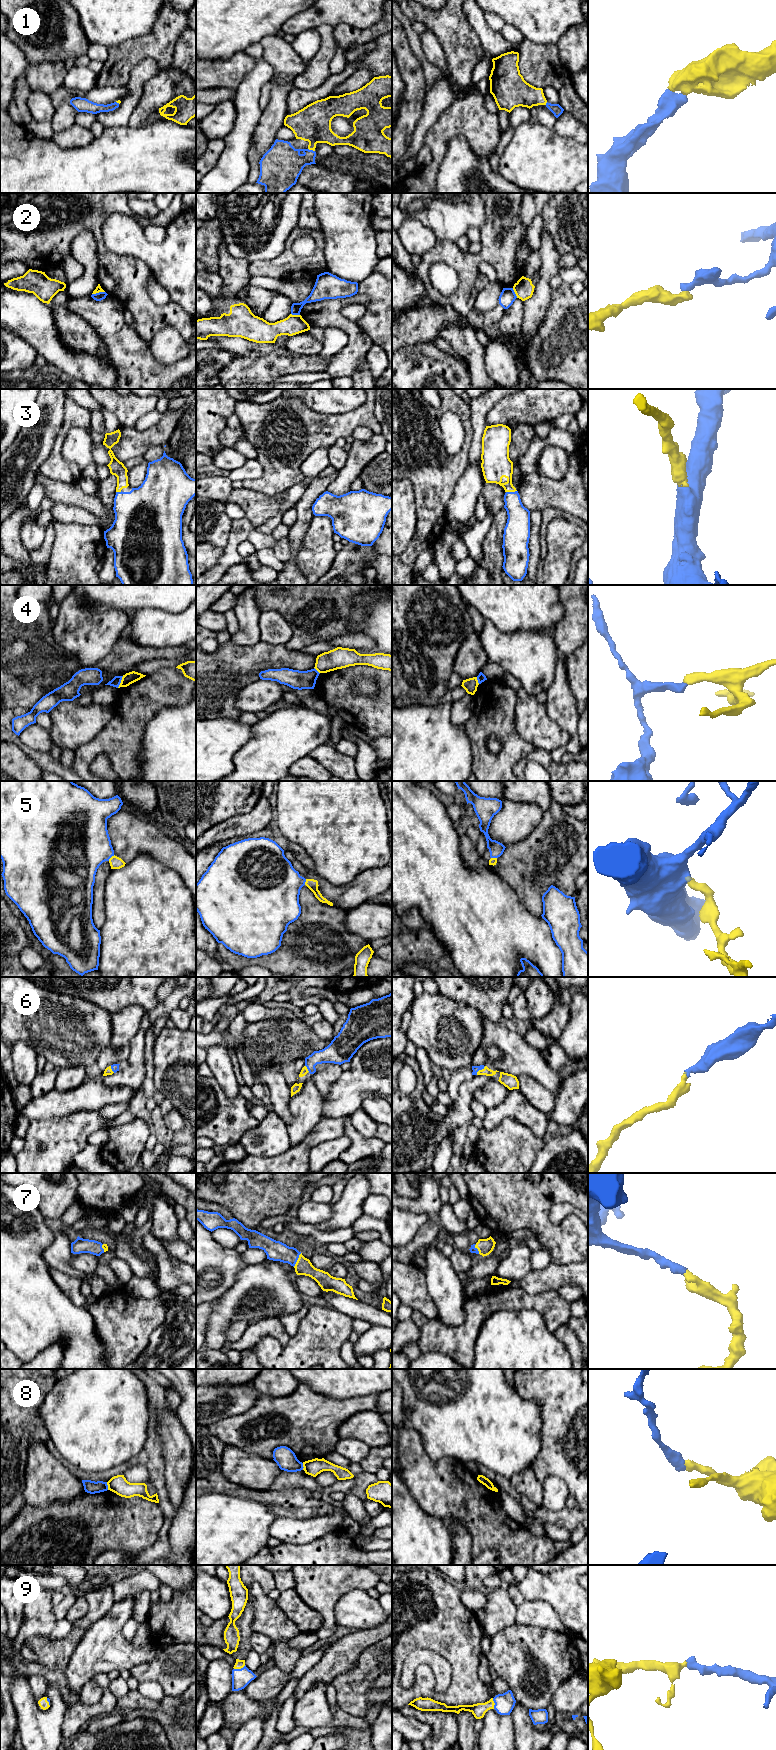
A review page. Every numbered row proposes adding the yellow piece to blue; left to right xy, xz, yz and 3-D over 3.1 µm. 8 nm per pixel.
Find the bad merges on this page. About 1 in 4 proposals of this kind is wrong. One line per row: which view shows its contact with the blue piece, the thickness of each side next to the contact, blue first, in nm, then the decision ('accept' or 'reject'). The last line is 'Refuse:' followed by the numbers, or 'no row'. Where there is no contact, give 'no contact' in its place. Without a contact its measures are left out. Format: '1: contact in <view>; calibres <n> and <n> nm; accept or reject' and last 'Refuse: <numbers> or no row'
1: contact in xz; calibres 300 and 280 nm; accept
2: contact in yz; calibres 120 and 150 nm; reject
3: contact in yz; calibres 190 and 220 nm; accept
4: contact in xy; calibres 80 and 90 nm; reject
5: contact in xy; calibres 440 and 100 nm; accept
6: contact in yz; calibres 50 and 70 nm; accept
7: contact in xz; calibres 160 and 140 nm; accept
8: contact in xy; calibres 110 and 150 nm; reject
9: contact in xz; calibres 150 and 70 nm; accept
Refuse: 2, 4, 8

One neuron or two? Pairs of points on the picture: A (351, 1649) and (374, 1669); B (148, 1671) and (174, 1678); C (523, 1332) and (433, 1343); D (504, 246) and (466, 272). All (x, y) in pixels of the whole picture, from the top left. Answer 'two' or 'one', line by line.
A: two
B: one
C: two
D: one

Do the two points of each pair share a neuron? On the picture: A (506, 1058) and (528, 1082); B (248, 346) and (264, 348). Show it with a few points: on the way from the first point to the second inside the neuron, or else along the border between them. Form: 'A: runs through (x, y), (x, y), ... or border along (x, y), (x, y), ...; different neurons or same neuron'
A: border along (516, 1076), (528, 1075), (542, 1085); different neurons
B: runs through (252, 346), (260, 347); same neuron

